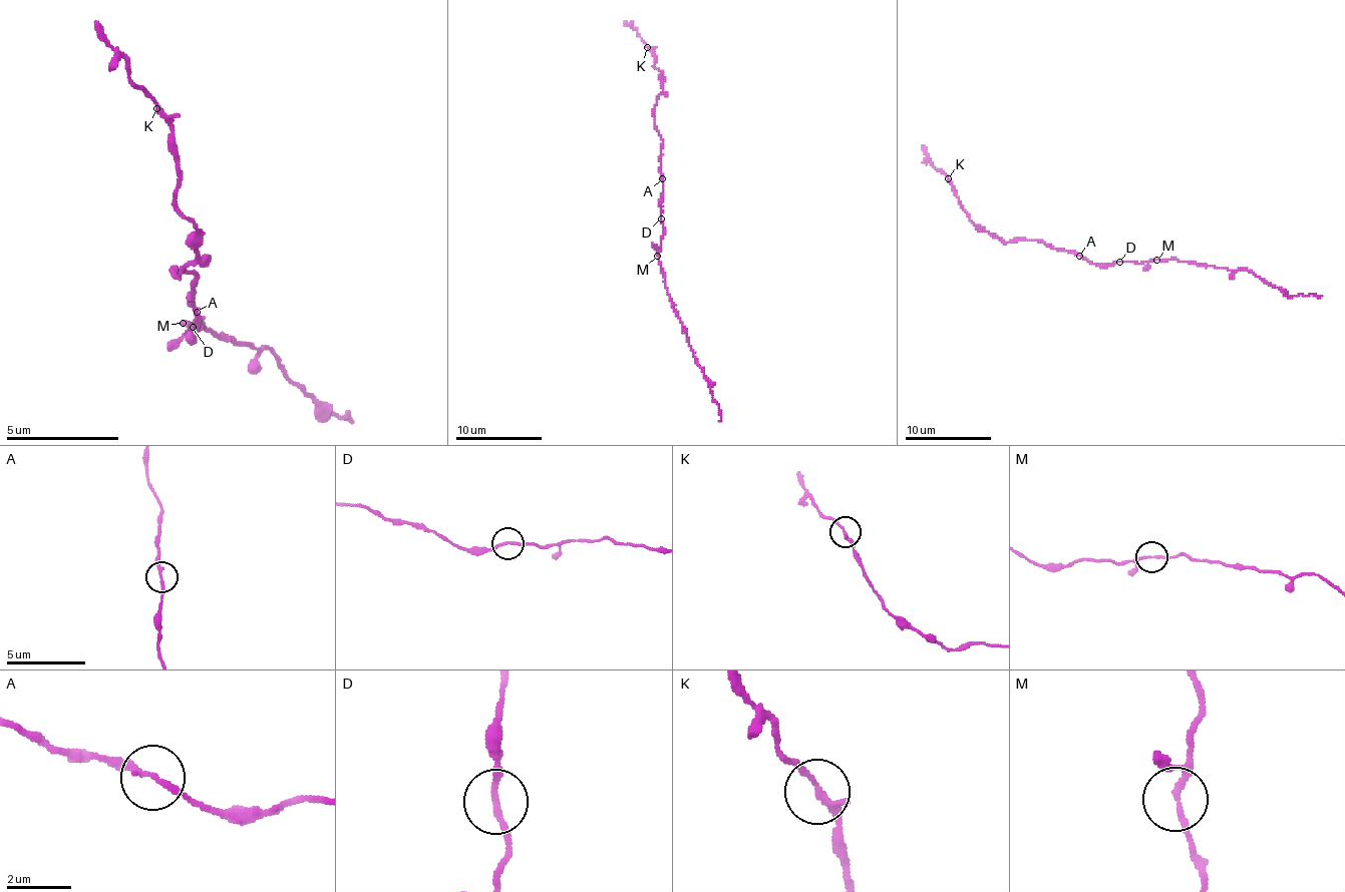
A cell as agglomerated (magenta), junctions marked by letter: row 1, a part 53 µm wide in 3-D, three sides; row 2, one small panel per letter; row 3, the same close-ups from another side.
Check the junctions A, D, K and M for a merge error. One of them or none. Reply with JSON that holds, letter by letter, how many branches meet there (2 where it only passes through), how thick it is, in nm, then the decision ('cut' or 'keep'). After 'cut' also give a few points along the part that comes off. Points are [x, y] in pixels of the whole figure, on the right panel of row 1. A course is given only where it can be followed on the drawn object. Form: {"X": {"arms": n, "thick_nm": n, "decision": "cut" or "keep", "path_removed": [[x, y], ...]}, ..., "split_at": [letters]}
{"A": {"arms": 2, "thick_nm": 180, "decision": "keep"}, "D": {"arms": 2, "thick_nm": 170, "decision": "keep"}, "K": {"arms": 2, "thick_nm": 190, "decision": "keep"}, "M": {"arms": 2, "thick_nm": 160, "decision": "keep"}, "split_at": []}

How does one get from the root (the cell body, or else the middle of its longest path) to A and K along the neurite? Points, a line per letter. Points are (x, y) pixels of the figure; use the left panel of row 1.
A: (193, 333), (198, 327), (198, 310)
K: (193, 333), (198, 276), (176, 271), (176, 276), (198, 254), (198, 231), (176, 202), (170, 118), (158, 106)

